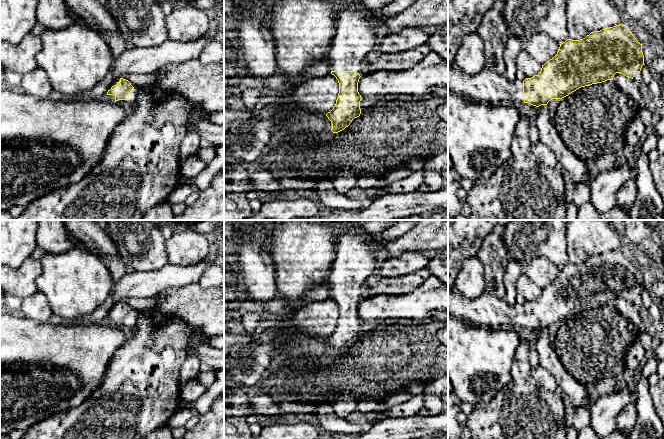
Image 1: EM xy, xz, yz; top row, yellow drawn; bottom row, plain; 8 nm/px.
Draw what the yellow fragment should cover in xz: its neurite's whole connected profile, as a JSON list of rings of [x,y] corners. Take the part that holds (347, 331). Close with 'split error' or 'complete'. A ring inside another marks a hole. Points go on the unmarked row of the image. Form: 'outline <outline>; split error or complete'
outline [[[354,225],[345,226],[336,243],[336,258],[328,276],[327,286],[331,291],[331,298],[339,307],[339,317],[333,333],[326,338],[332,347],[331,355],[338,357],[350,349],[354,342],[361,338],[358,316],[358,306],[362,299],[361,286],[364,281],[373,274],[377,265],[375,247],[369,241],[367,234]]]; split error

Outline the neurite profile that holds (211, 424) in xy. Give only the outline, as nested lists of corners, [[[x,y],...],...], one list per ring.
[[[224,394],[210,409],[199,417],[194,428],[187,430],[181,439],[224,439]]]

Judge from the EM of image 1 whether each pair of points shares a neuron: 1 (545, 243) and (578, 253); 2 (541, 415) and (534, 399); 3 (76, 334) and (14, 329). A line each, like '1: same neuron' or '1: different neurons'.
1: different neurons
2: same neuron
3: same neuron

